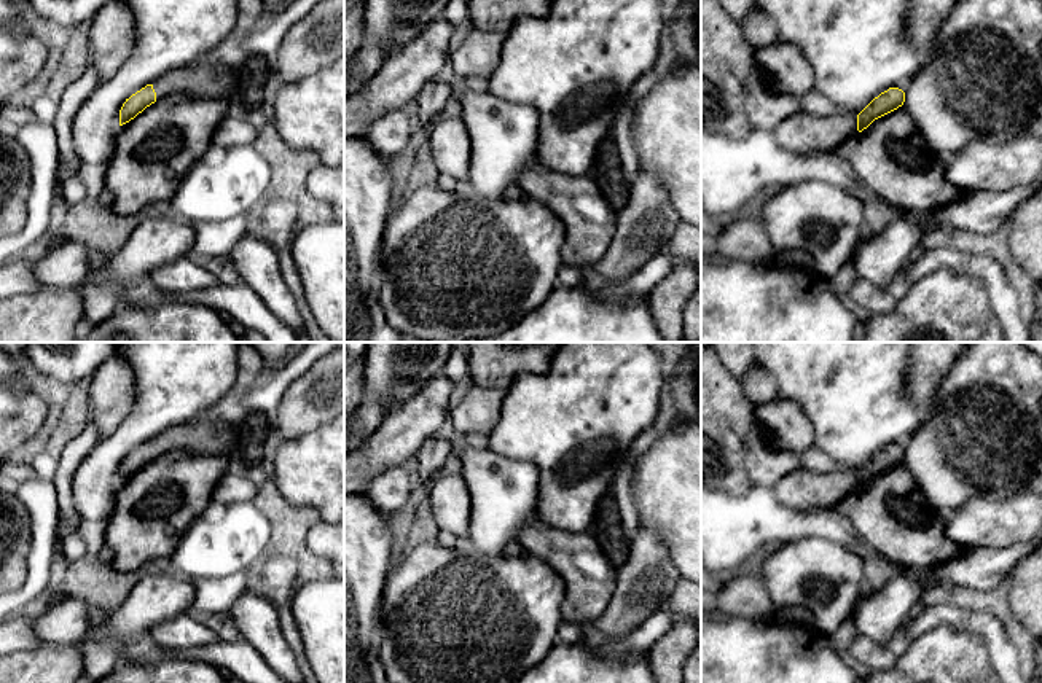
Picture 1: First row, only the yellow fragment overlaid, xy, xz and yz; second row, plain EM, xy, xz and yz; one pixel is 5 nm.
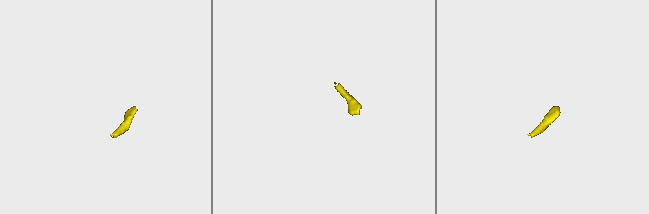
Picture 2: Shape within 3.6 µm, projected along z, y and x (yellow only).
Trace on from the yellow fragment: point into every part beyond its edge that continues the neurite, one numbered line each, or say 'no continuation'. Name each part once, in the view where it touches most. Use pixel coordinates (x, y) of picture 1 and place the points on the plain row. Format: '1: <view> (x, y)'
1: xy (204, 435)

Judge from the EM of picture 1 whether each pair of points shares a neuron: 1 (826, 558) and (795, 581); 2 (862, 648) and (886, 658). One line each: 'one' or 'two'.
1: one
2: one

